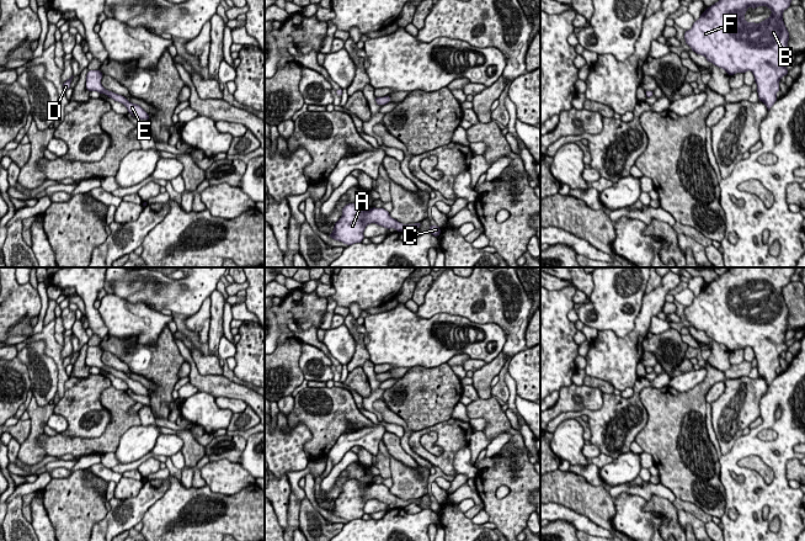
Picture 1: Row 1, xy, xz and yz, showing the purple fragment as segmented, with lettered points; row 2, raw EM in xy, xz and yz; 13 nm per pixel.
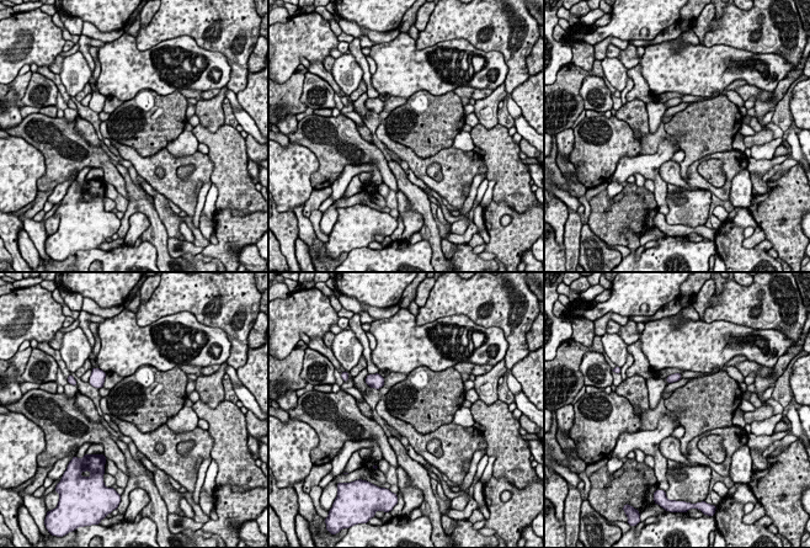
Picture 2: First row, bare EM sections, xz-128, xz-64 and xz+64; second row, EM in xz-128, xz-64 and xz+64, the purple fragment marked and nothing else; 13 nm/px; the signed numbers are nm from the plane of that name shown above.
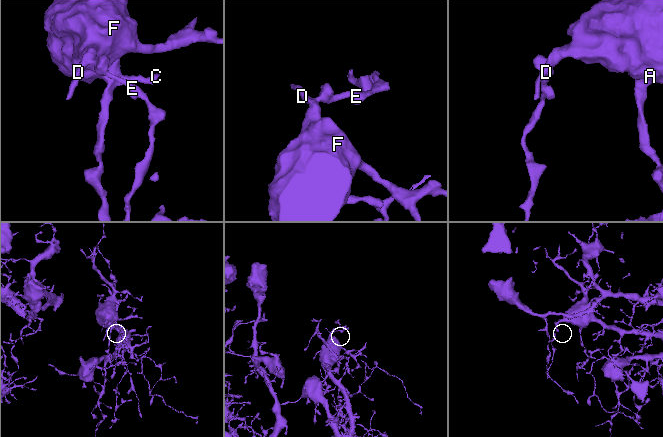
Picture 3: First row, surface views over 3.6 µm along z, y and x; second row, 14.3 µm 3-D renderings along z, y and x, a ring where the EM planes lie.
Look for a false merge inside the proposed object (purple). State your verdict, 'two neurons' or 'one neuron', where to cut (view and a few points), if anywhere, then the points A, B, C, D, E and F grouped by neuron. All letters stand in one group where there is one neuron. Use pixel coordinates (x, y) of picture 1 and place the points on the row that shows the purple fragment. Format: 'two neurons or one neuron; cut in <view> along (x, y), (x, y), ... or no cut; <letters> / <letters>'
one neuron; no cut; A B C D E F

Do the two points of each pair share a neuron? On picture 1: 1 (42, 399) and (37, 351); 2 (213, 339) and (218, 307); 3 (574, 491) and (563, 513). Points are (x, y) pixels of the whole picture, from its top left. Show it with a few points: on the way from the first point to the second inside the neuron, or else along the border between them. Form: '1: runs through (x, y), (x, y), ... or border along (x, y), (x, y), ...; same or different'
1: runs through (42, 387), (42, 369), (38, 364); same
2: runs through (216, 332), (217, 314); same
3: border along (553, 502), (584, 514), (591, 520); different

